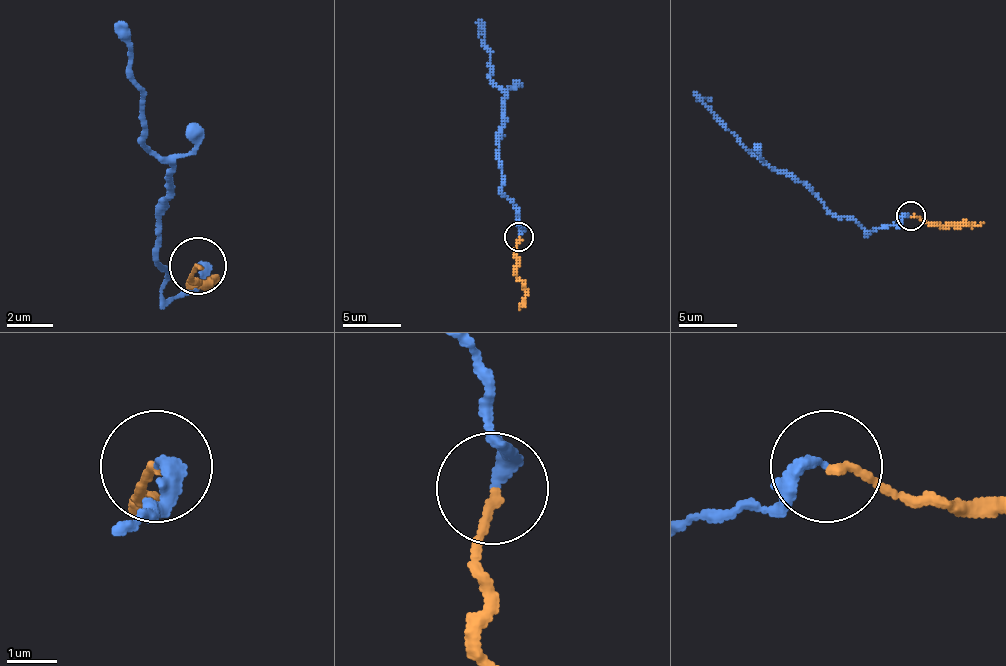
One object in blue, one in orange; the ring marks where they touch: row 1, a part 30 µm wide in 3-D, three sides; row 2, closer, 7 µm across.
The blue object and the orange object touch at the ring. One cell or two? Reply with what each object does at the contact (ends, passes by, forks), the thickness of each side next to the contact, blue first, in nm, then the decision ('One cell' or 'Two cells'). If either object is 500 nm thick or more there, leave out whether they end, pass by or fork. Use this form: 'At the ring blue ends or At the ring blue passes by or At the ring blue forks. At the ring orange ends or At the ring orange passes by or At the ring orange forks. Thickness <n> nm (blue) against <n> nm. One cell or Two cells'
At the ring blue ends. At the ring orange ends. Thickness 280 nm (blue) against 160 nm. One cell

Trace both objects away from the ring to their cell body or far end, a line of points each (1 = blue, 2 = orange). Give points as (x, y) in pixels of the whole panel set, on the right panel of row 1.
1: (911, 217), (865, 231), (853, 219), (836, 217), (804, 185), (769, 167), (752, 153), (694, 92)
2: (911, 217), (951, 225), (983, 222)

